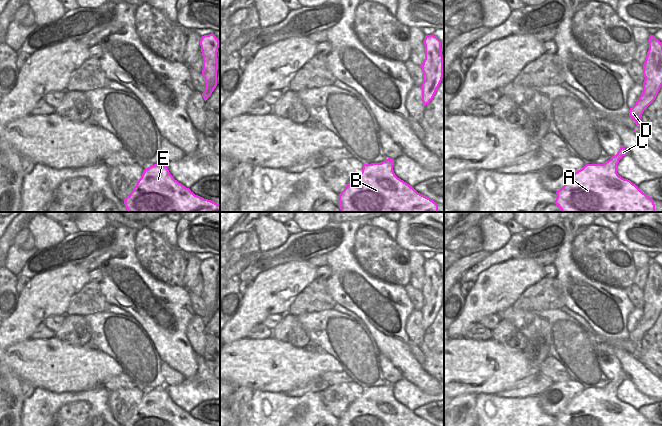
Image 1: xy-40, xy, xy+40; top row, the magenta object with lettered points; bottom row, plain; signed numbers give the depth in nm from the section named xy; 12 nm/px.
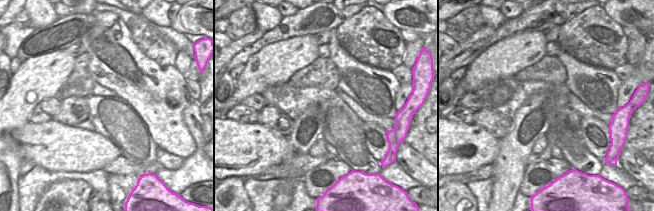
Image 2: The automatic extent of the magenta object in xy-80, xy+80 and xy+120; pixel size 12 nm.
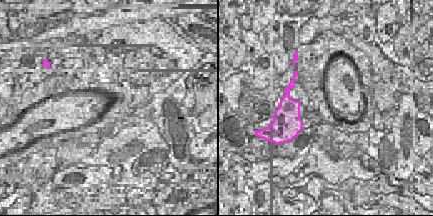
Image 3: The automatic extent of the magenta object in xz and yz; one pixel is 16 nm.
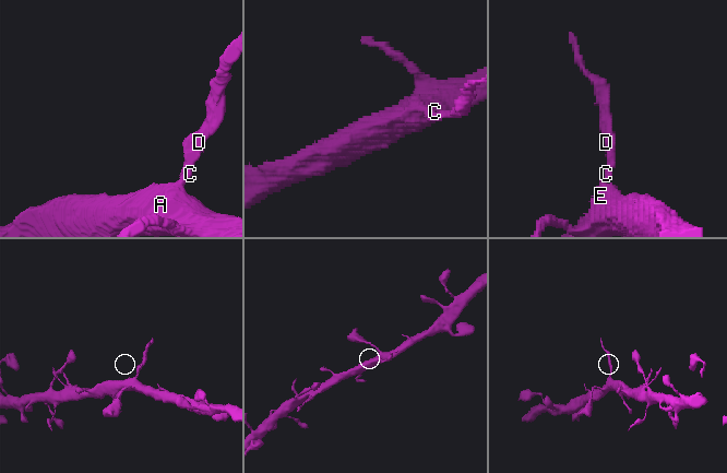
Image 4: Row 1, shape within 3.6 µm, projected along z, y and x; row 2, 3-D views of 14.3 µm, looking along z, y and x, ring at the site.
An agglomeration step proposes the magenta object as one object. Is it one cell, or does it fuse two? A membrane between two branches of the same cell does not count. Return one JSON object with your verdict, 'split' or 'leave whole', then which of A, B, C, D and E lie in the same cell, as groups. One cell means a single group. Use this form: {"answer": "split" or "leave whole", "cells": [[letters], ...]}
{"answer": "split", "cells": [["A", "B", "E"], ["C", "D"]]}

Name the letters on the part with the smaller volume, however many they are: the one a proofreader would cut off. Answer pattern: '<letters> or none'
C, D.

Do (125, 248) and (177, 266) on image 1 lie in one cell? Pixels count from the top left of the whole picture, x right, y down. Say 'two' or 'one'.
two

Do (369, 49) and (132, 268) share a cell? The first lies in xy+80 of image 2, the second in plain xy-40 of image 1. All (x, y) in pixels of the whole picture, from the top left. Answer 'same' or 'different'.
different

